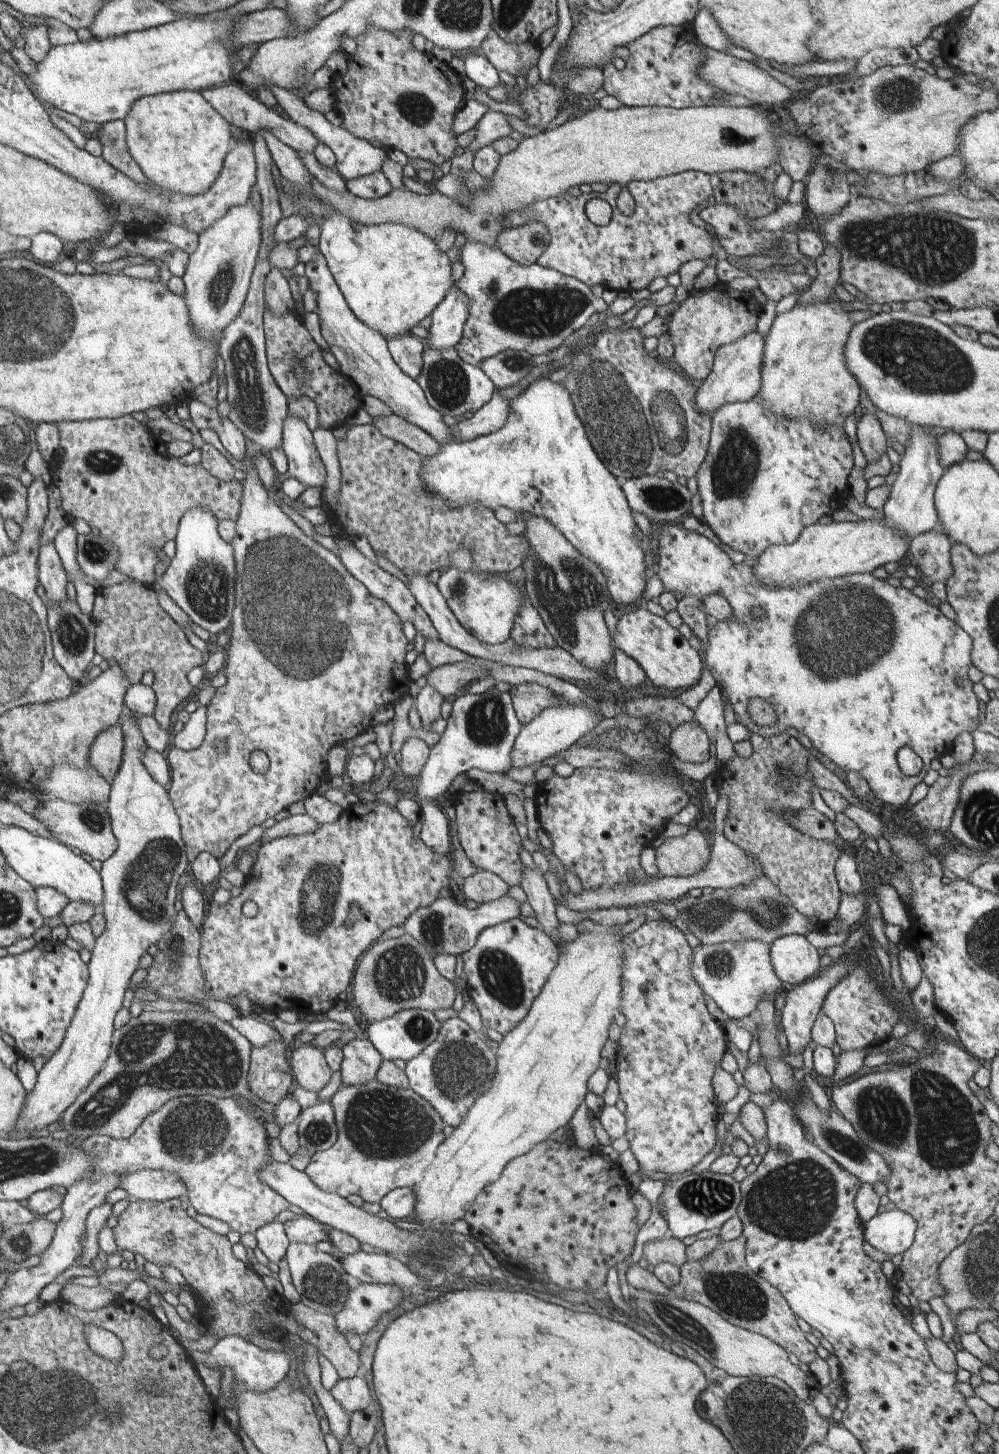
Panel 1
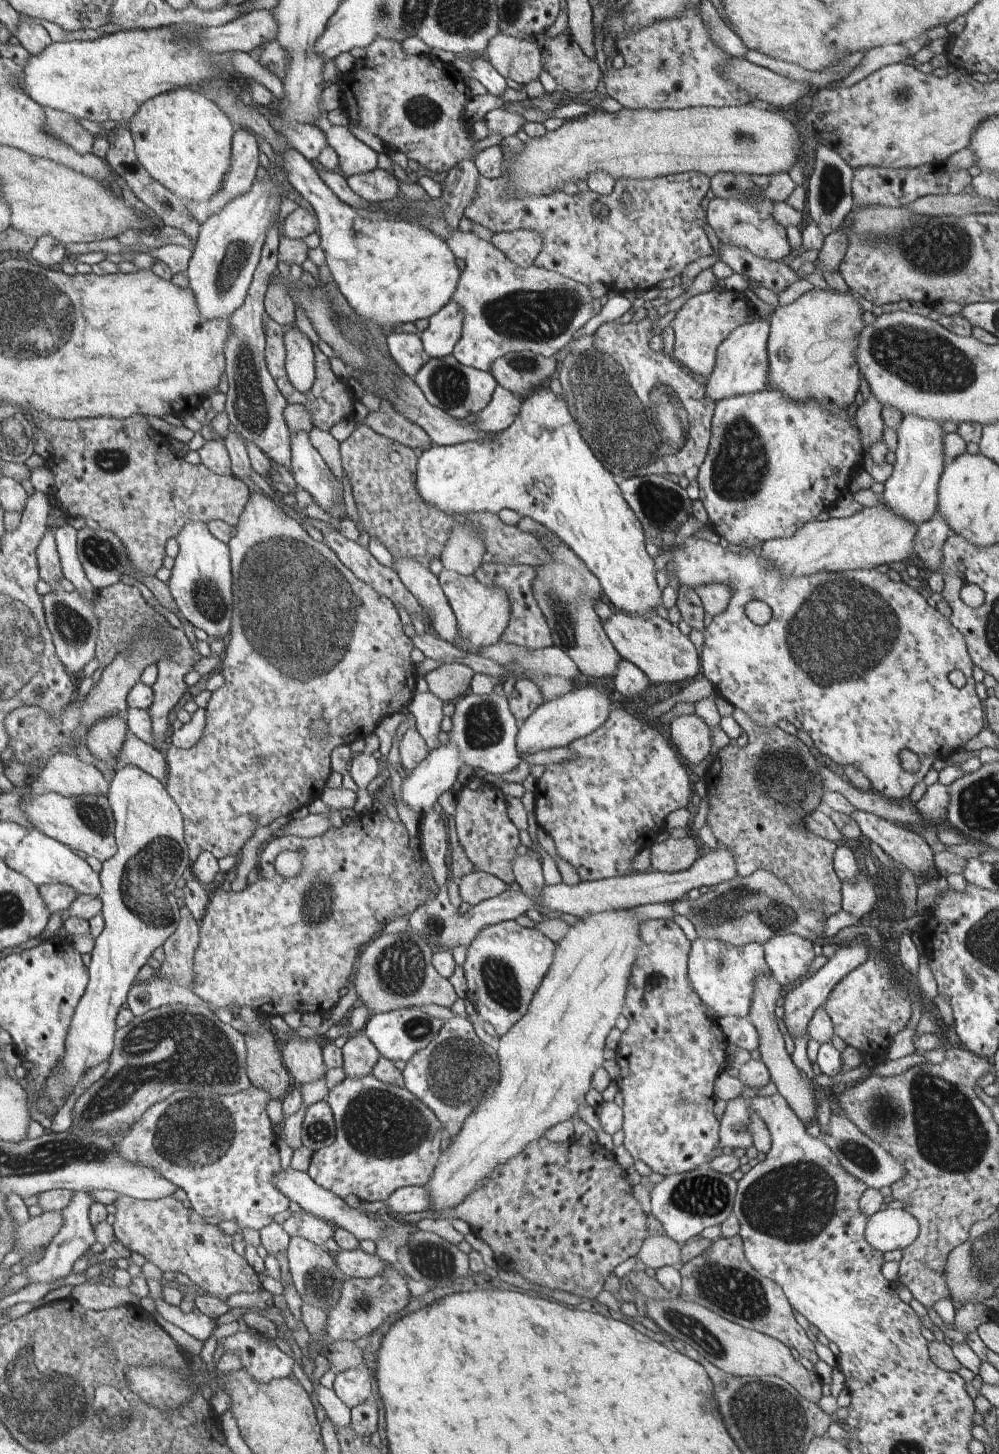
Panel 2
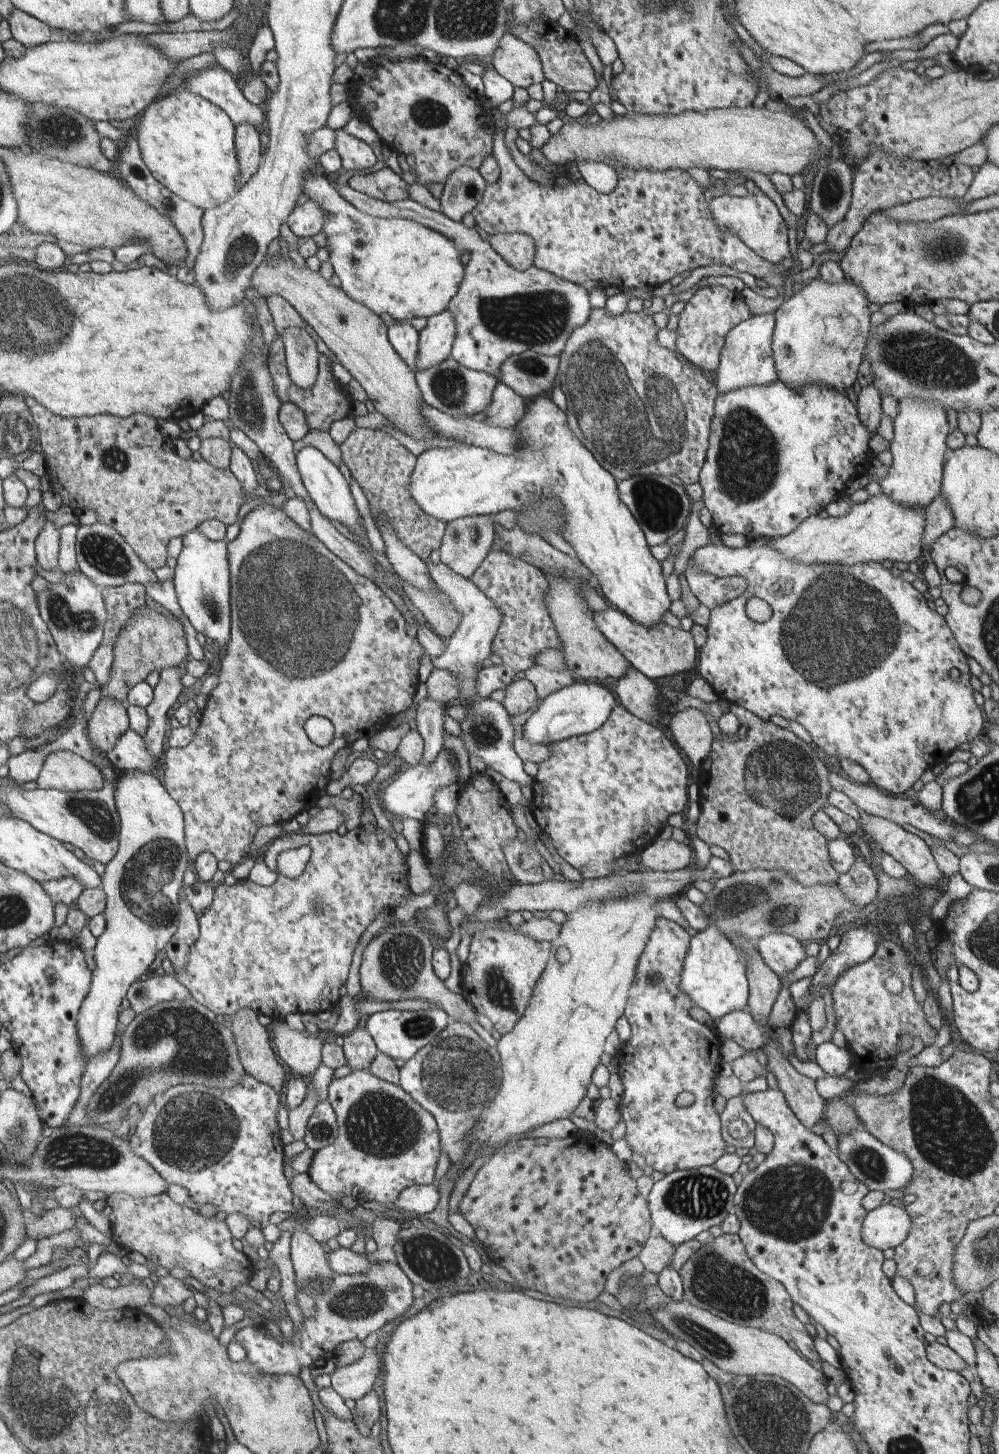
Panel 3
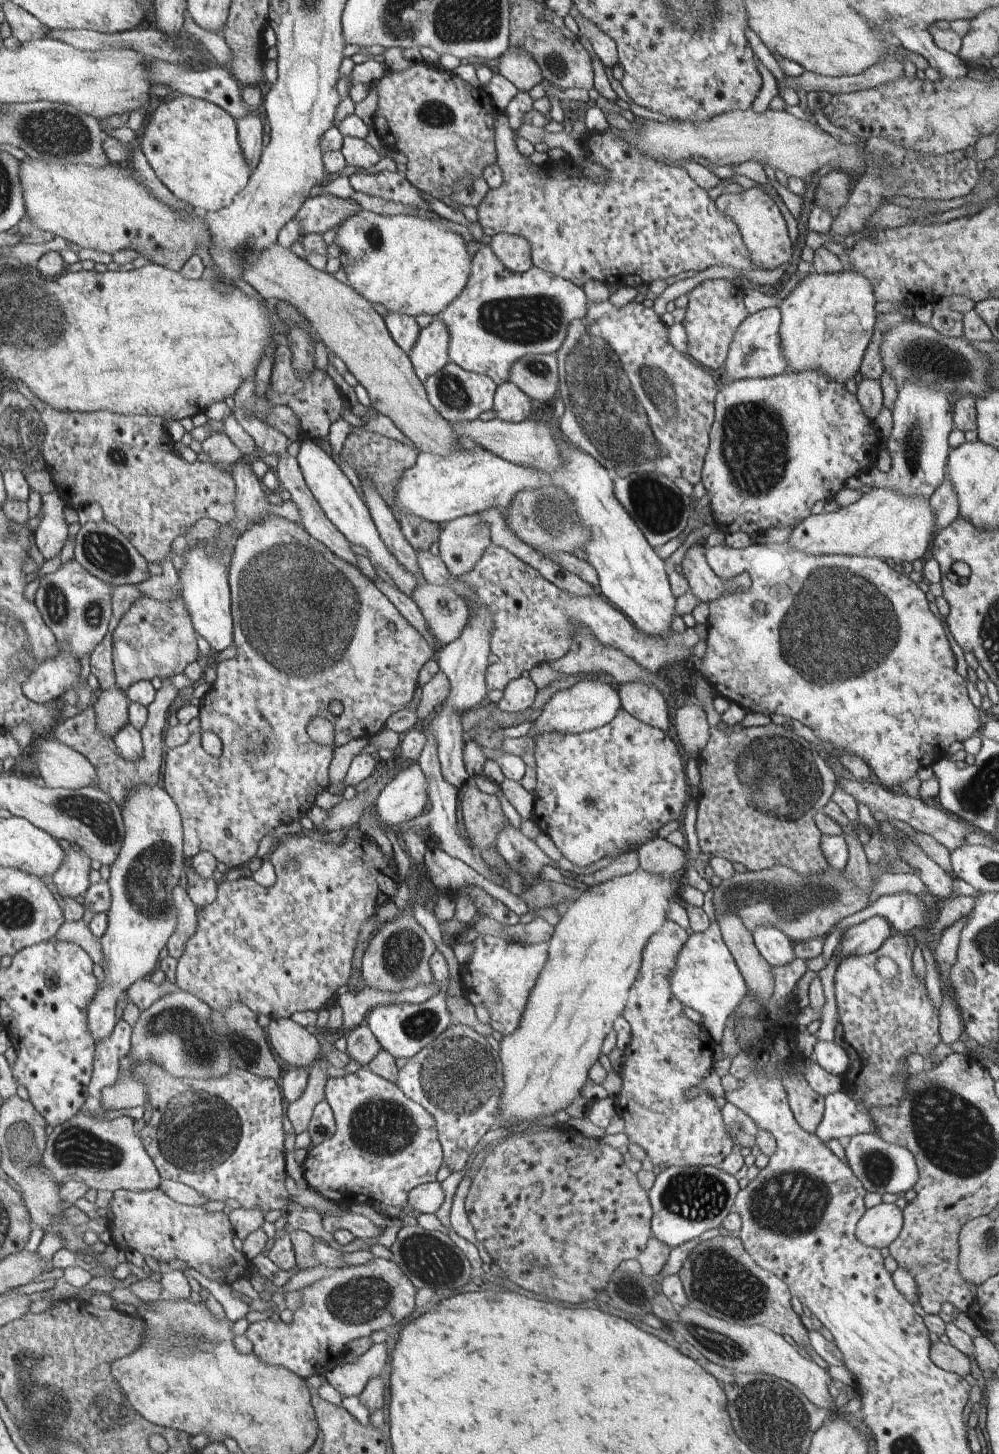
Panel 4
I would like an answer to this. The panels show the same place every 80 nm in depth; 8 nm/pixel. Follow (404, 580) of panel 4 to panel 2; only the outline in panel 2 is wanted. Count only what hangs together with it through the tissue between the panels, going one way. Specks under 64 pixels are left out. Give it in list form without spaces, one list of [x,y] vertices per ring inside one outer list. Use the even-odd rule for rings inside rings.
[[[290,432],[291,467],[289,471],[296,481],[298,489],[307,490],[326,512],[328,509],[343,506],[342,485],[335,479],[334,474],[309,437],[309,432]]]

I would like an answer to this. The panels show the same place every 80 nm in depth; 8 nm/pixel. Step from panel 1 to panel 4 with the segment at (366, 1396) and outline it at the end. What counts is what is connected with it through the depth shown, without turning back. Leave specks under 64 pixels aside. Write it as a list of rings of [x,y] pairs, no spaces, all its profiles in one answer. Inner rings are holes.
[[[384,1343],[372,1345],[353,1363],[344,1361],[326,1373],[327,1381],[334,1386],[342,1397],[359,1396],[371,1378],[380,1375],[388,1360],[387,1346]]]

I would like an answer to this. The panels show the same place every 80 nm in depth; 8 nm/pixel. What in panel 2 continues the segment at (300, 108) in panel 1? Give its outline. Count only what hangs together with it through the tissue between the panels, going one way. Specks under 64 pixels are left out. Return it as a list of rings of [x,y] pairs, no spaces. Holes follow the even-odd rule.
[[[235,51],[232,54],[232,64],[236,70],[236,76],[243,76],[247,80],[254,80],[265,86],[278,100],[285,98],[283,82],[264,68],[258,61],[252,59],[248,53]],[[325,113],[315,120],[314,126],[324,133],[327,144],[336,151],[338,170],[342,170],[346,177],[364,174],[377,168],[378,153],[365,141],[358,140],[348,126],[332,125]]]

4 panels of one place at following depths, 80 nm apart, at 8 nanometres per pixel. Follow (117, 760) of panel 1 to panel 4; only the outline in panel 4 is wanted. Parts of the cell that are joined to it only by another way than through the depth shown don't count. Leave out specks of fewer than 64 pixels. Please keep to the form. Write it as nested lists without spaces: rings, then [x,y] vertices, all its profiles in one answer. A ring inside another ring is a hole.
[[[115,686],[98,692],[94,710],[98,728],[104,736],[113,738],[120,728],[129,724],[129,704],[125,692]]]

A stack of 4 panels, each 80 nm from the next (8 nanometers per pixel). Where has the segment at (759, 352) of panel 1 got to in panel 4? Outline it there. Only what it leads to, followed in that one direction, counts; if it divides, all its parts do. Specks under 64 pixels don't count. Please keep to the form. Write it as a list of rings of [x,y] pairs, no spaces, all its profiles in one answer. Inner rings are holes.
[[[779,306],[764,308],[744,319],[730,342],[730,350],[724,362],[724,372],[726,372],[728,381],[767,378],[782,374],[787,370],[788,362],[782,356],[782,342],[780,342],[781,322]]]

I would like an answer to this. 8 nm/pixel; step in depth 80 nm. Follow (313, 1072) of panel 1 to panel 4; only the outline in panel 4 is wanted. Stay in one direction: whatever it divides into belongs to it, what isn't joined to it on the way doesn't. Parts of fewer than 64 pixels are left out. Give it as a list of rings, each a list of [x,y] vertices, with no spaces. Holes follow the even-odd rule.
[[[291,1018],[271,1019],[268,1027],[270,1032],[270,1044],[278,1053],[280,1059],[288,1065],[288,1067],[310,1067],[310,1064],[320,1056],[320,1044],[316,1034],[310,1034],[306,1027],[292,1021]]]

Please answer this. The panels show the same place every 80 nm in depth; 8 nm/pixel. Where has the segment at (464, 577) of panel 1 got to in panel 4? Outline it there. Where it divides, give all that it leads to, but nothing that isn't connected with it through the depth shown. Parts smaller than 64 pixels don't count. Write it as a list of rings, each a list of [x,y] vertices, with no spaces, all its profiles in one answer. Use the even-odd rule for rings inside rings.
[[[416,551],[420,570],[428,583],[433,585],[449,585],[456,594],[459,594],[466,606],[476,610],[474,614],[469,614],[467,624],[462,630],[462,634],[450,642],[448,645],[441,645],[437,649],[435,662],[438,664],[439,671],[444,672],[450,682],[450,695],[441,711],[434,712],[429,718],[429,724],[425,732],[430,732],[436,738],[436,752],[440,762],[442,778],[454,788],[460,789],[465,783],[470,783],[471,779],[465,770],[463,762],[463,728],[461,716],[464,710],[478,707],[488,690],[486,688],[486,668],[488,668],[488,656],[490,656],[490,636],[492,636],[492,612],[481,601],[481,598],[462,580],[453,573],[449,572],[448,566],[440,556],[433,556],[430,551]]]

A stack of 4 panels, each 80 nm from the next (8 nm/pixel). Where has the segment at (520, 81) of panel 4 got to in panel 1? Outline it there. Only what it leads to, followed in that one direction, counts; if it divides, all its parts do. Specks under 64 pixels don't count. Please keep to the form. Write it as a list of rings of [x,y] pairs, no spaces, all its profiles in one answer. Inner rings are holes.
[[[490,34],[480,46],[480,52],[490,61],[490,64],[496,70],[504,70],[513,76],[527,76],[528,70],[536,65],[540,56],[538,46],[524,43],[517,45],[516,43],[507,43],[496,34]],[[526,68],[524,74],[517,74]]]

